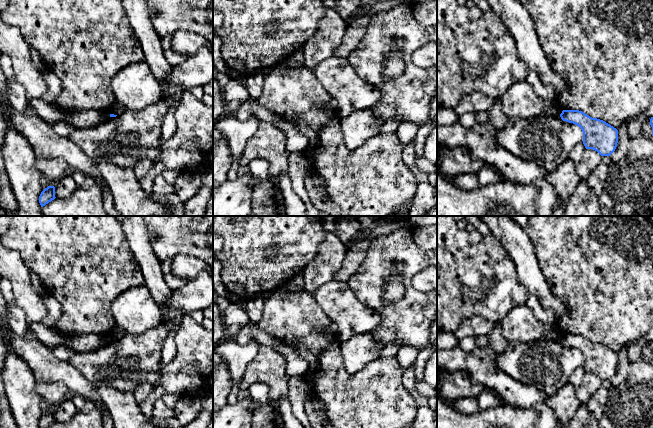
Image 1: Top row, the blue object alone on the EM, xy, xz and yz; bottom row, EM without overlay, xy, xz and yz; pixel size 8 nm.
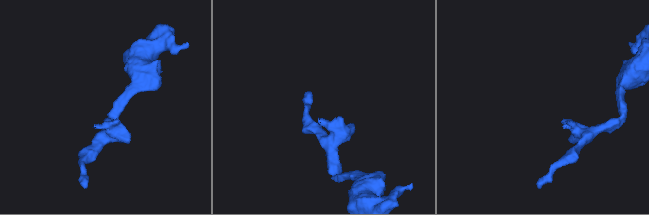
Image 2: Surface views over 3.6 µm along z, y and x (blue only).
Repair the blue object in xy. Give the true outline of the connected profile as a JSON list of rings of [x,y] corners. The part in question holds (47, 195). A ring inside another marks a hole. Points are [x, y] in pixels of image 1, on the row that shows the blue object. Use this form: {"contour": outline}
{"contour": [[[48,186],[41,192],[41,194],[39,196],[39,203],[40,203],[41,207],[43,207],[46,204],[48,204],[49,202],[51,202],[52,200],[54,200],[55,198],[56,198],[55,197],[55,187]]]}

